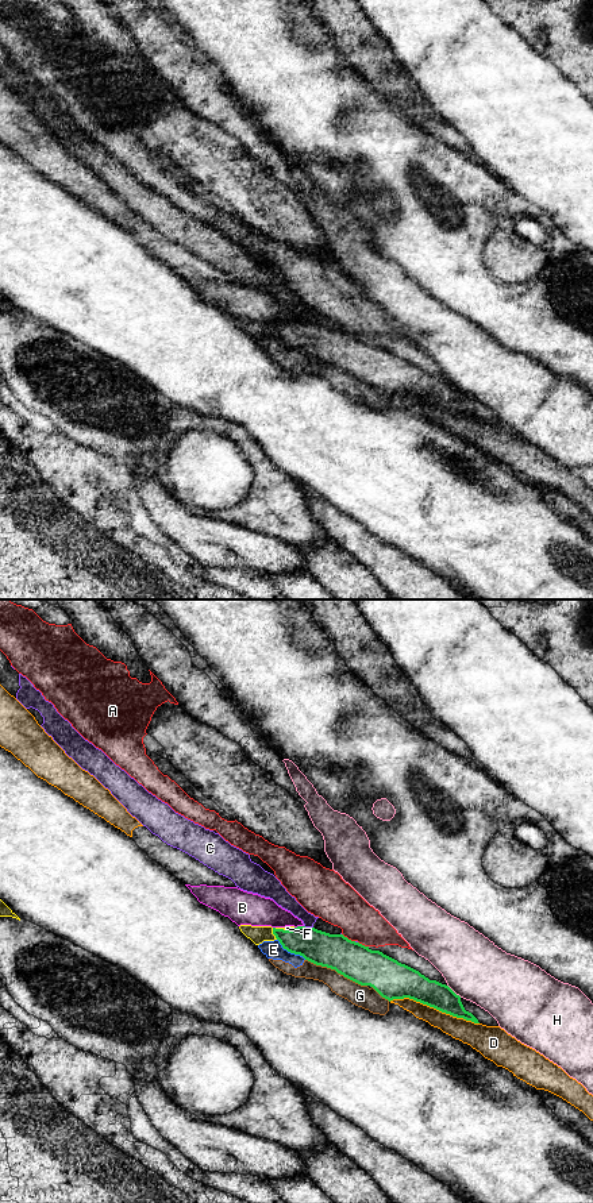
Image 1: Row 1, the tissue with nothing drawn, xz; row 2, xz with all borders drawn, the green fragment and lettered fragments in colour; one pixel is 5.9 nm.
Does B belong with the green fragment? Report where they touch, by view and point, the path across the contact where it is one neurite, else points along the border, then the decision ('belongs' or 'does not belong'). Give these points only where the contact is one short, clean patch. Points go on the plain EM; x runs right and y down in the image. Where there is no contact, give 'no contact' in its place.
contact xz (299, 322); border xz (303, 320), (295, 323); does not belong

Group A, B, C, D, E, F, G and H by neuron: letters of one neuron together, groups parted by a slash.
A / B / C / D / E G / F / H

